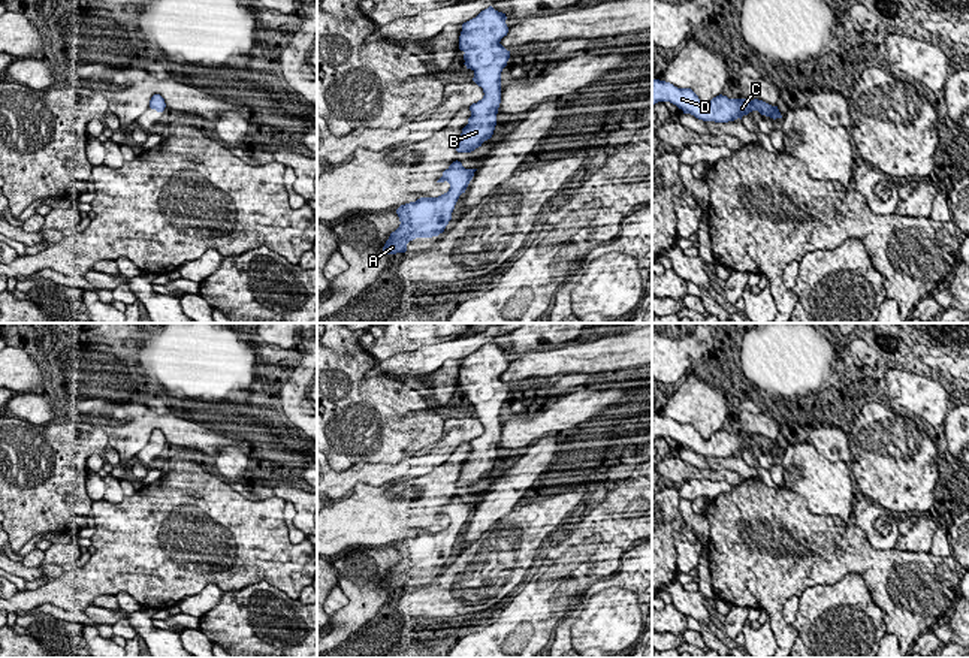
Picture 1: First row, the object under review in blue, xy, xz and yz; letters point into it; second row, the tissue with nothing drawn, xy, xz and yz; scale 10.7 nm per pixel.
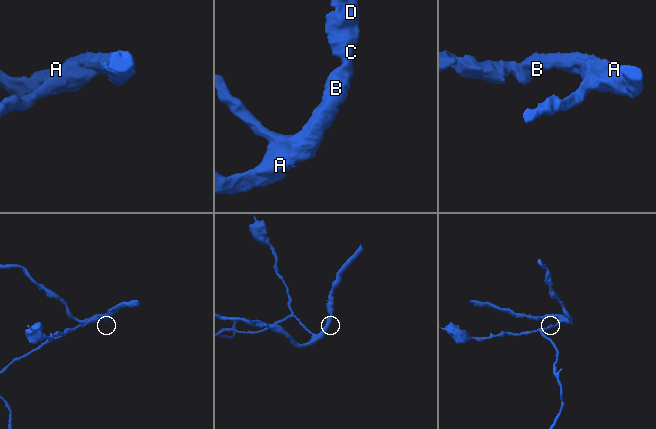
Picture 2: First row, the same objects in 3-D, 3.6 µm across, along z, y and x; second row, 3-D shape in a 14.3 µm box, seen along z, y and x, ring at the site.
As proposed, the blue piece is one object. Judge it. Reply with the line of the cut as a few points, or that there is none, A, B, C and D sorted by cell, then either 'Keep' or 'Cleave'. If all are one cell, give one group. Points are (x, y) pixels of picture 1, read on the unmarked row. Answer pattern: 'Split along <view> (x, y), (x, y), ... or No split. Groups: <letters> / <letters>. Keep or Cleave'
No split. Groups: A B C D. Keep

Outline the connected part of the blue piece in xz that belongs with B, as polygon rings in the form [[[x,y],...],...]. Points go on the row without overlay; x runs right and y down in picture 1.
[[[489,341],[462,359],[459,384],[465,387],[464,399],[474,407],[473,416],[484,431],[470,441],[471,452],[462,464],[458,488],[471,488],[493,470],[501,438],[501,407],[510,393],[510,386],[499,378],[508,368],[505,354],[505,348]]]

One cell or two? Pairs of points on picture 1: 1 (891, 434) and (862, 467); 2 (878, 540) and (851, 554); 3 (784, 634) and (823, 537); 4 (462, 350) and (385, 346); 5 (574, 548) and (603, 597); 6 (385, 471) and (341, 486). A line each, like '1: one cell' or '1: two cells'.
1: two cells
2: two cells
3: one cell
4: two cells
5: two cells
6: one cell

